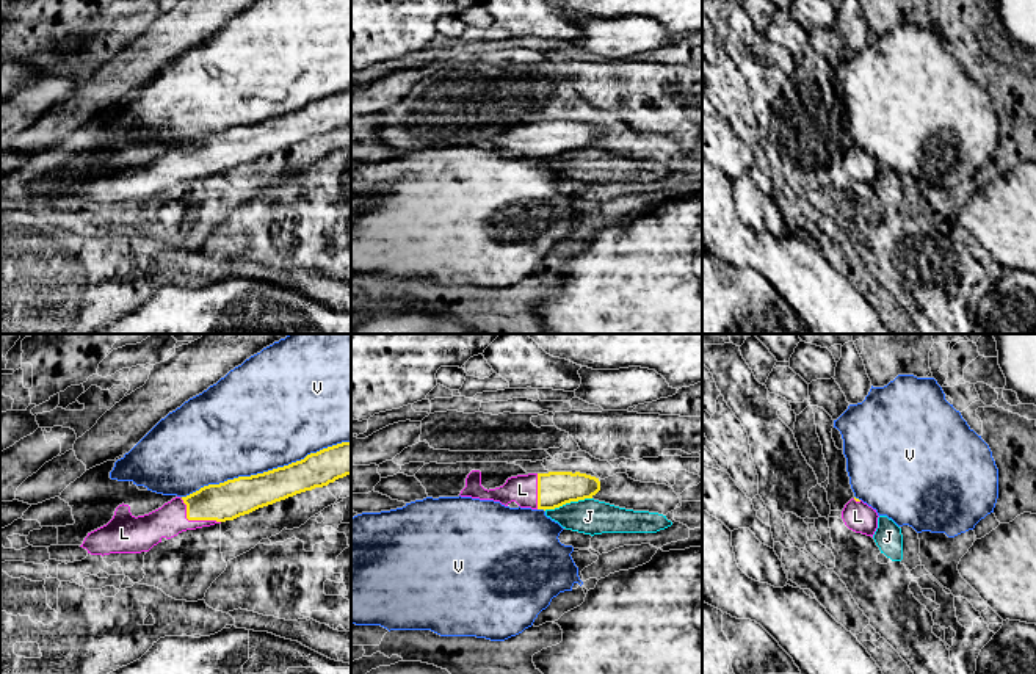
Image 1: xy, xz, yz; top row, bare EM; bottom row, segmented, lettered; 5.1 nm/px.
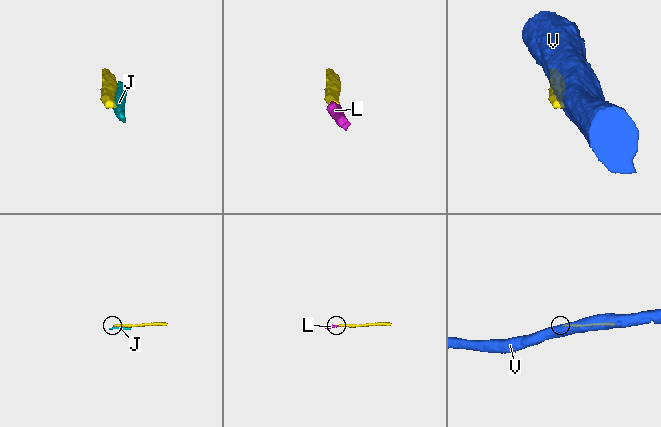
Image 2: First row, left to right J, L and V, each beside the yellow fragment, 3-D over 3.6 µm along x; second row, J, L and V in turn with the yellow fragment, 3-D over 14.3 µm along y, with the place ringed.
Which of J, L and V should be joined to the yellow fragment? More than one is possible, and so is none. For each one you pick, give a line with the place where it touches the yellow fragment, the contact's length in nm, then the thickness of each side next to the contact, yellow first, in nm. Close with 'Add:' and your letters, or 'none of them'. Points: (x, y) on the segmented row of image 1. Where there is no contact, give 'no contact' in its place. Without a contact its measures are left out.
L: xy (195, 519) | 240 nm | 200/160 nm
Add: L

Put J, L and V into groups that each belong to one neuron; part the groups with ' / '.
J / L / V

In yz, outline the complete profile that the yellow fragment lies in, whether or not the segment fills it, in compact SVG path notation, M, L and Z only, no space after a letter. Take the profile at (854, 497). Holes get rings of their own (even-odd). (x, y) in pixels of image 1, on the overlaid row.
M856 497L842 511L842 519L849 530L871 538L878 528L878 517L876 509Z

